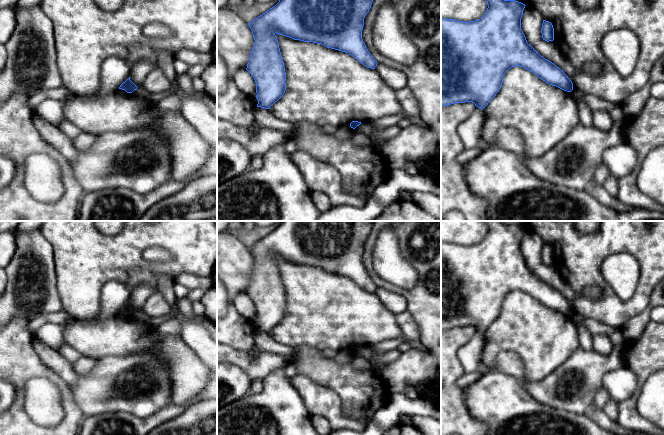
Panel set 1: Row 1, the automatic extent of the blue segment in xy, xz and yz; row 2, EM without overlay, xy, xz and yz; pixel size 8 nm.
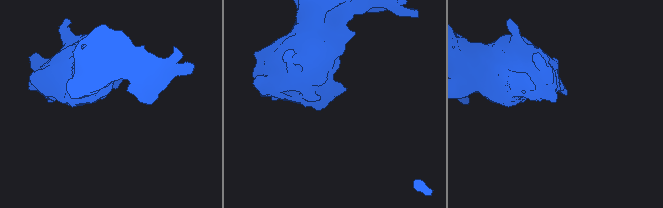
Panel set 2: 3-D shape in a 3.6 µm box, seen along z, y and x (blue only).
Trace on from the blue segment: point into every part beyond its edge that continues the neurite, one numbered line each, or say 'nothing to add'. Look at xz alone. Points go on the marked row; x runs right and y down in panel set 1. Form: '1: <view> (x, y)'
nothing to add

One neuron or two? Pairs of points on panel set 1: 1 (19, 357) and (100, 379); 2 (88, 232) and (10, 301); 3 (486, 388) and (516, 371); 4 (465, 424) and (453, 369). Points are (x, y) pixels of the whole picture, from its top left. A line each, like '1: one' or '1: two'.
1: two
2: two
3: two
4: one

